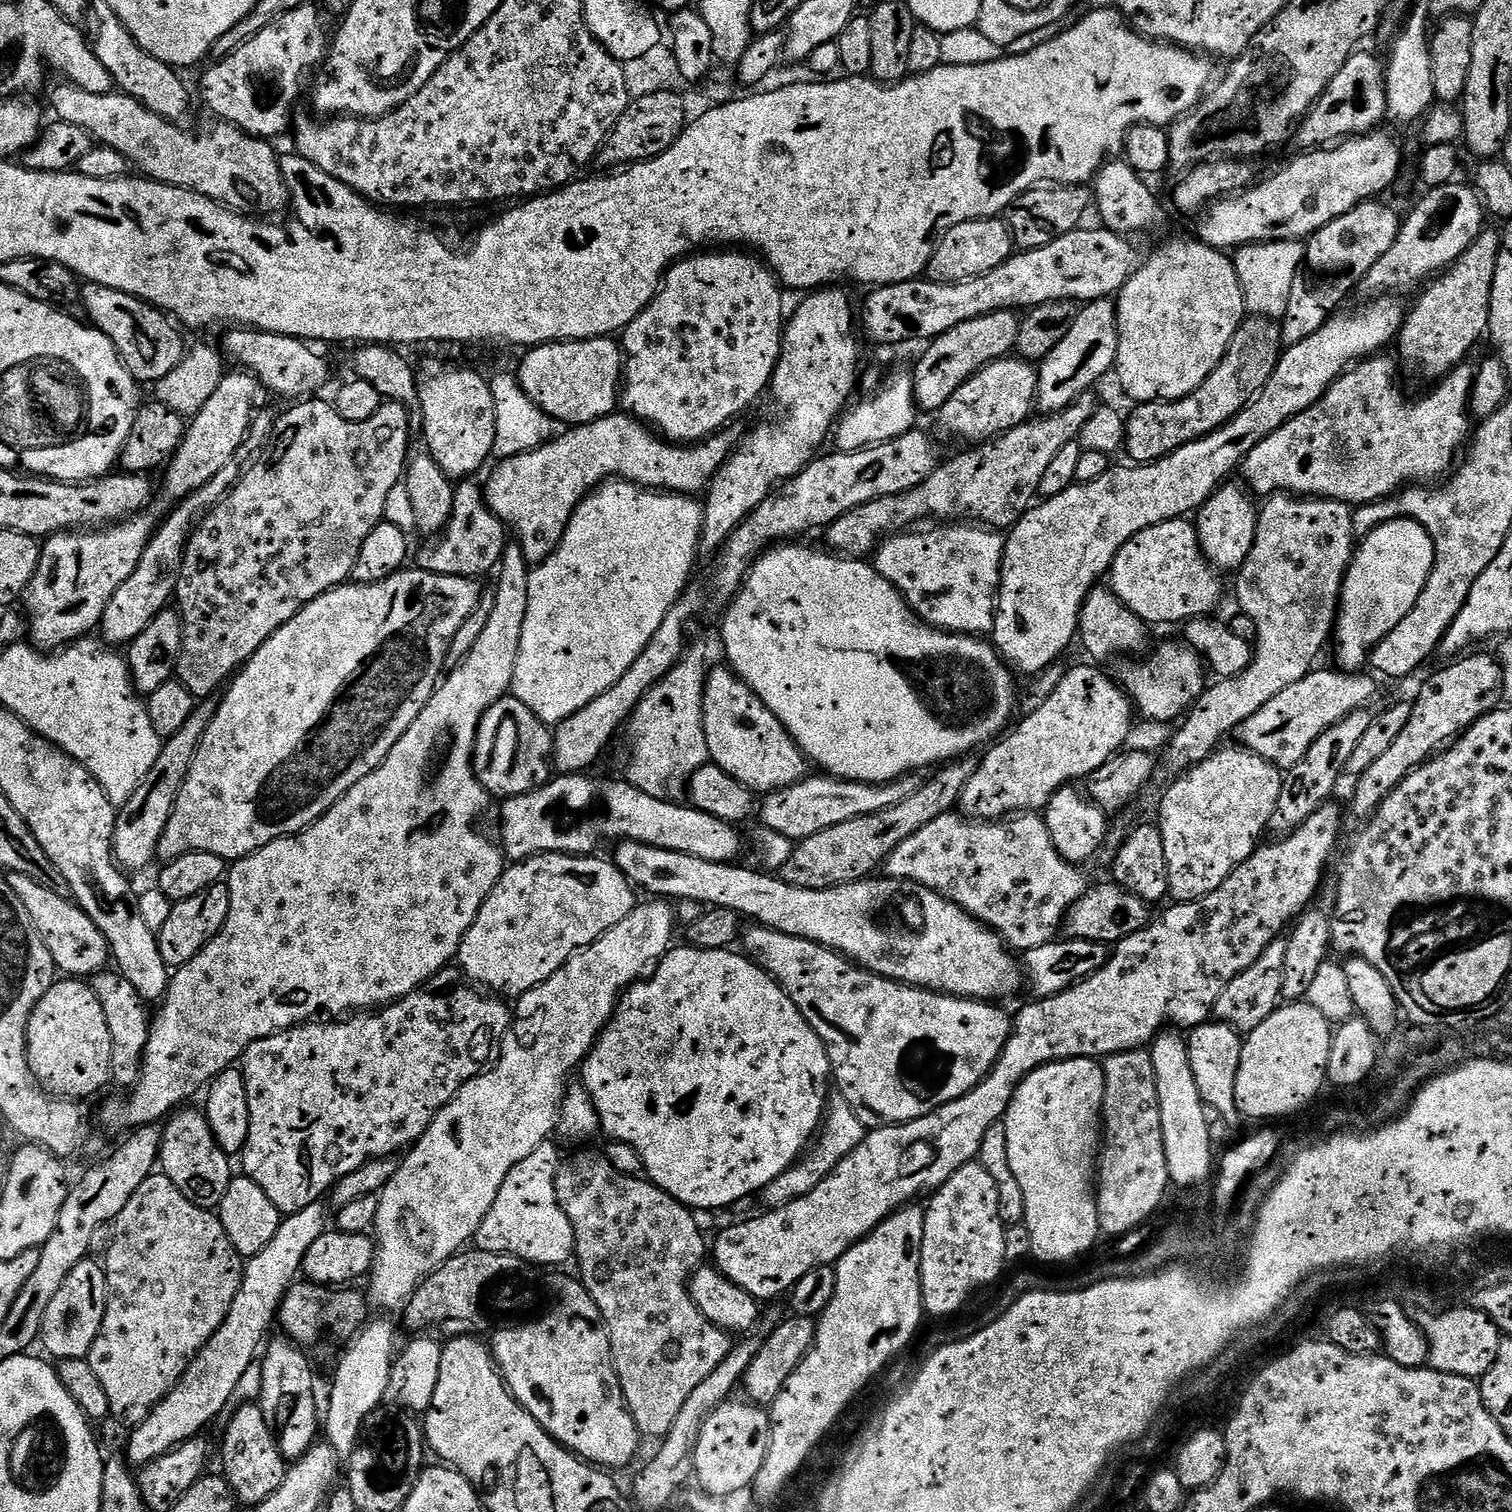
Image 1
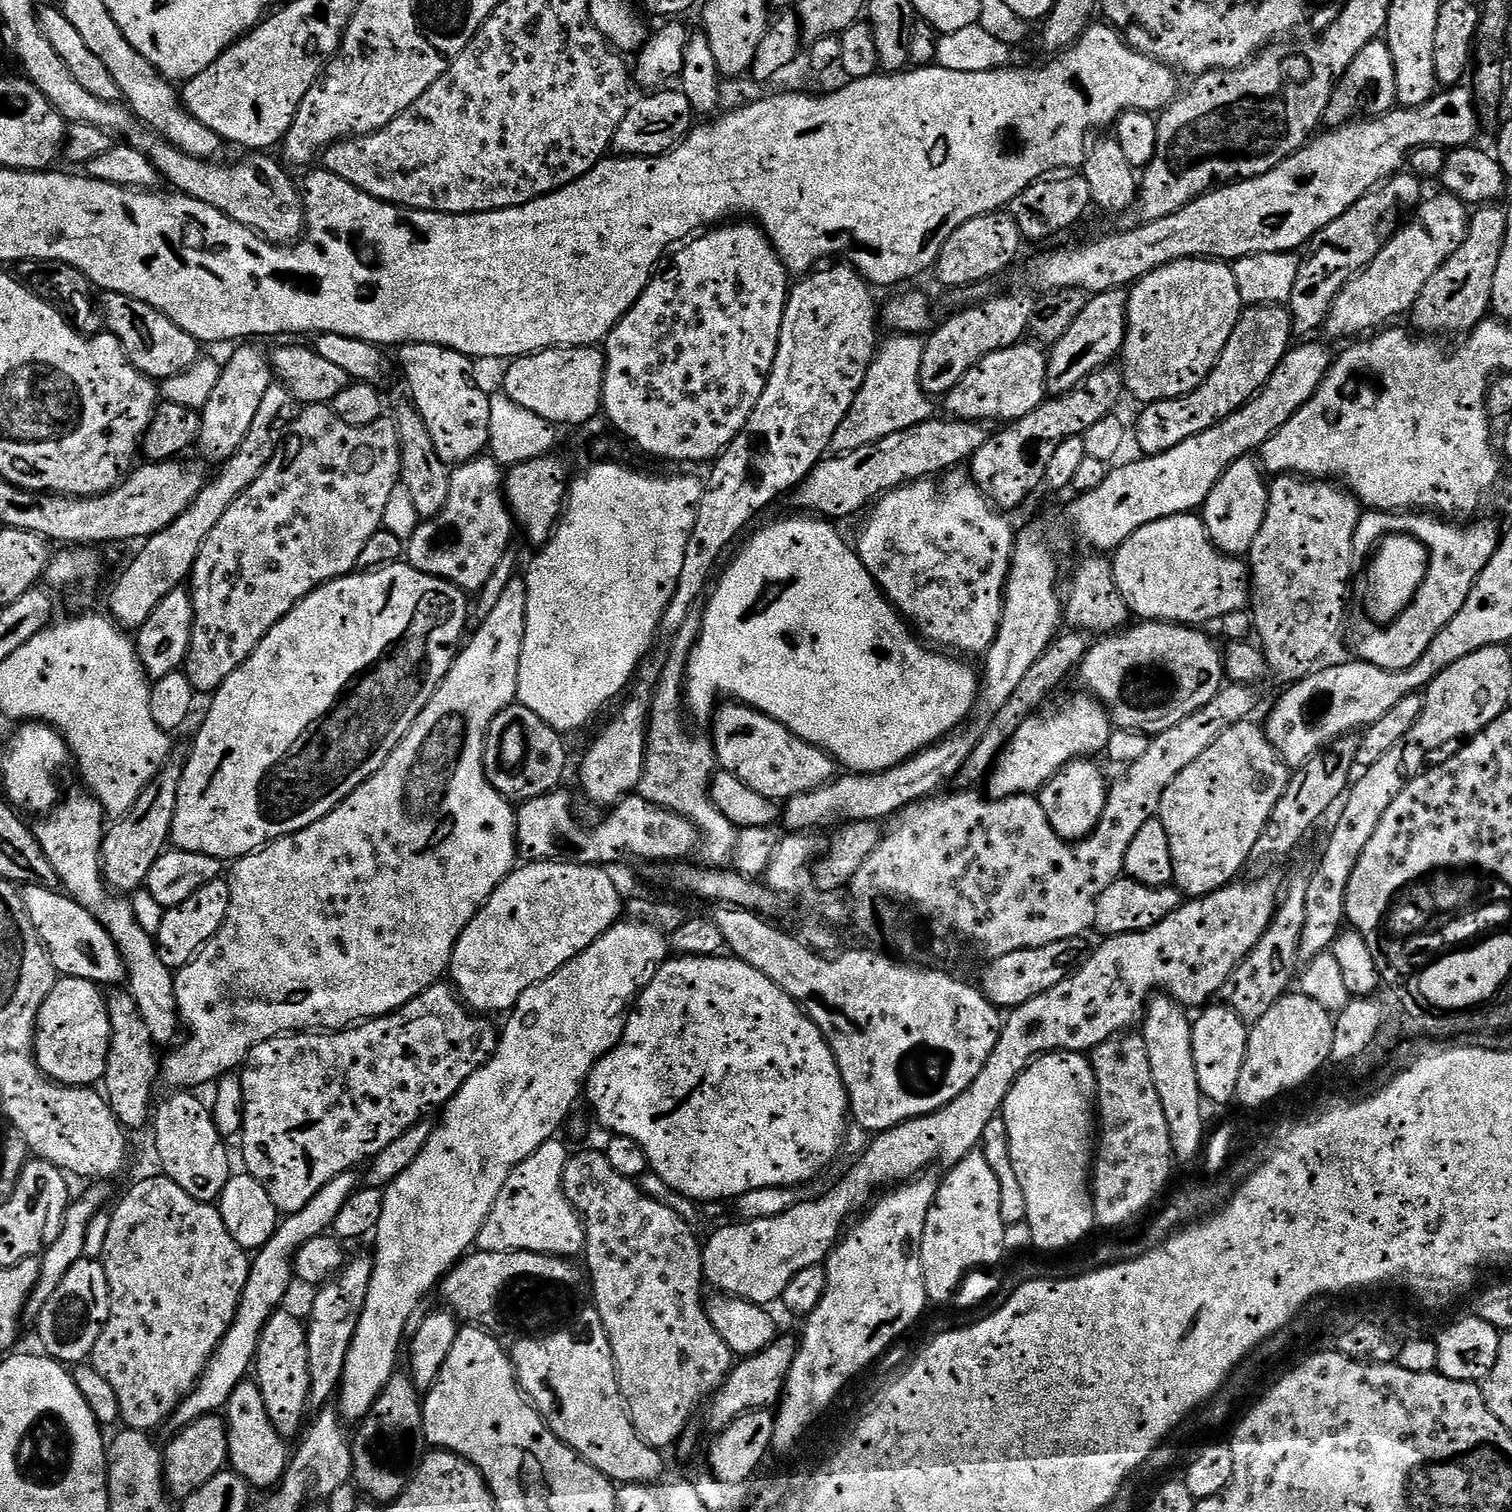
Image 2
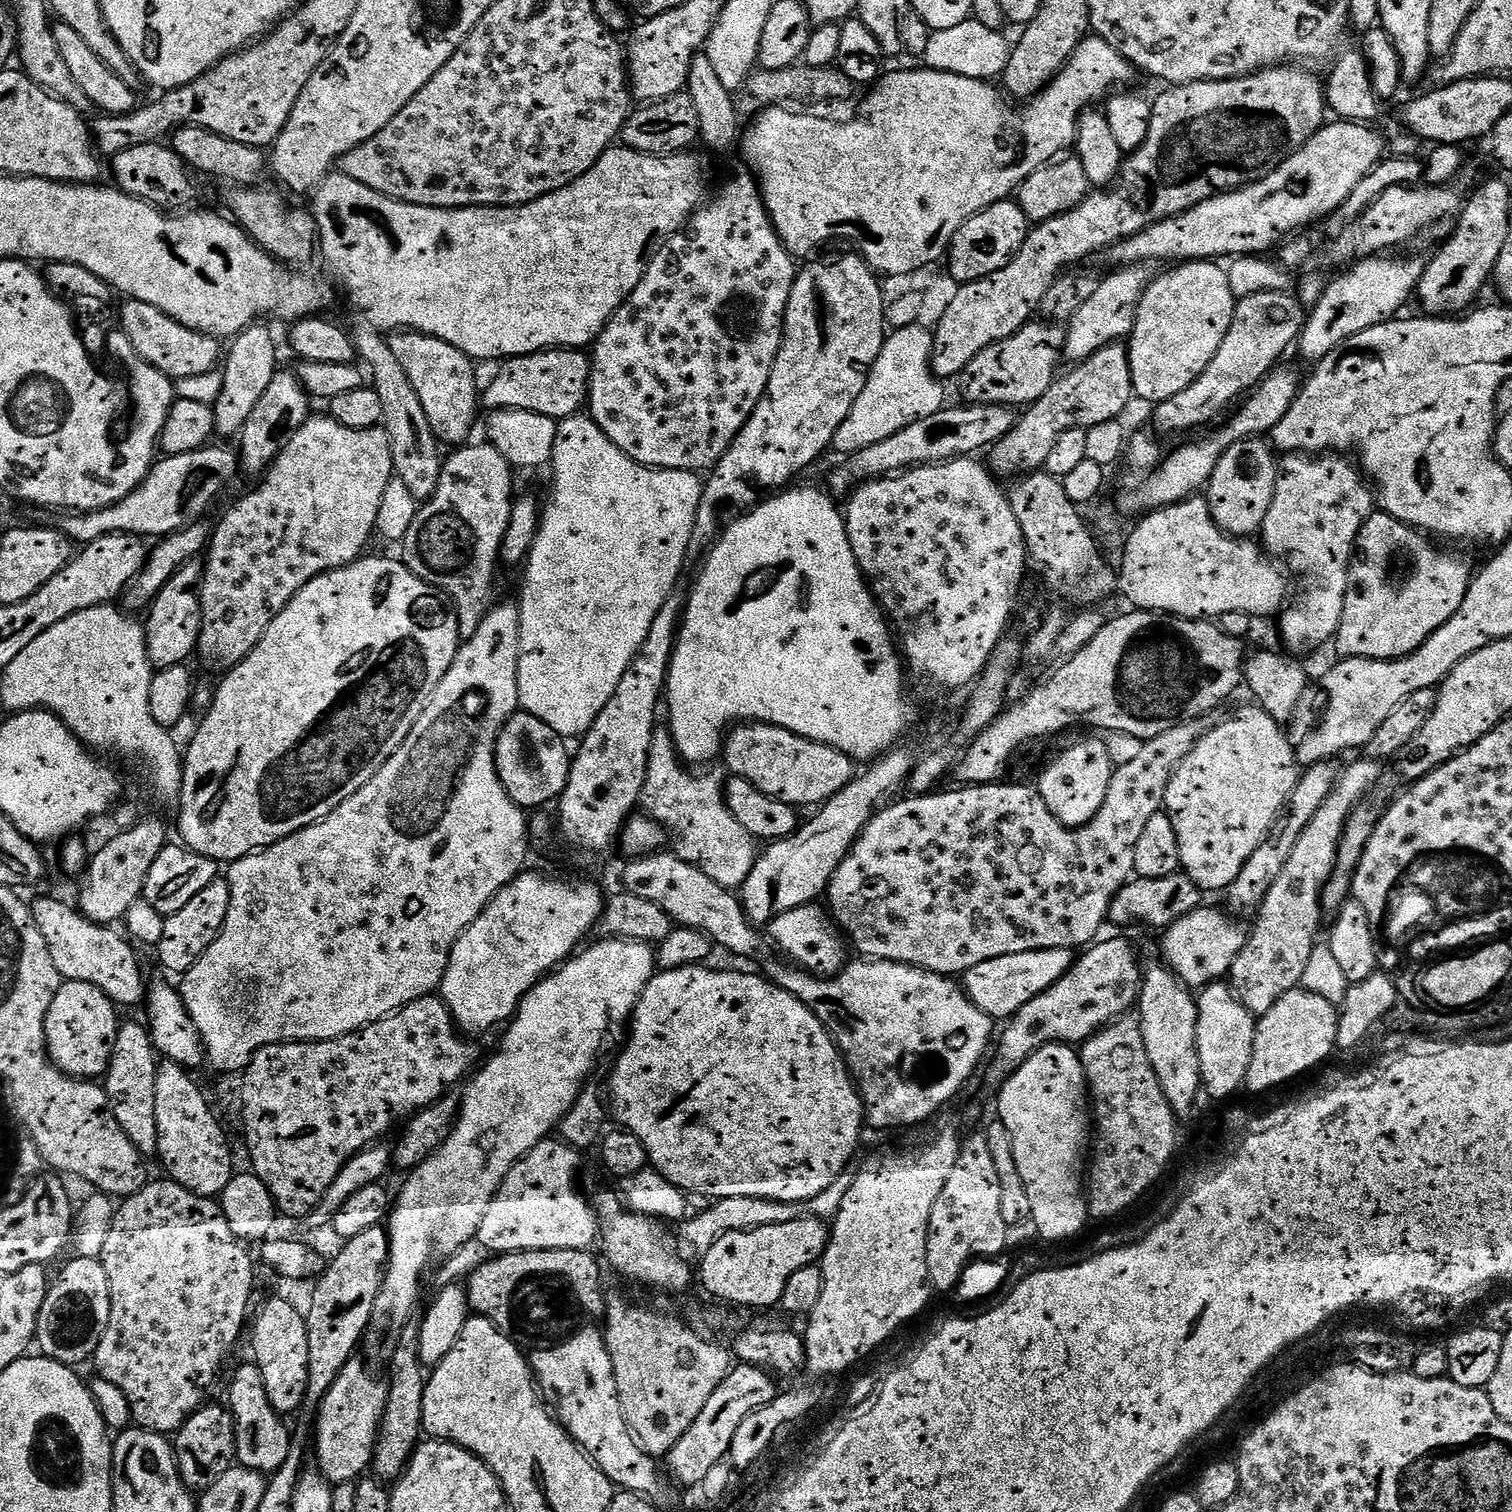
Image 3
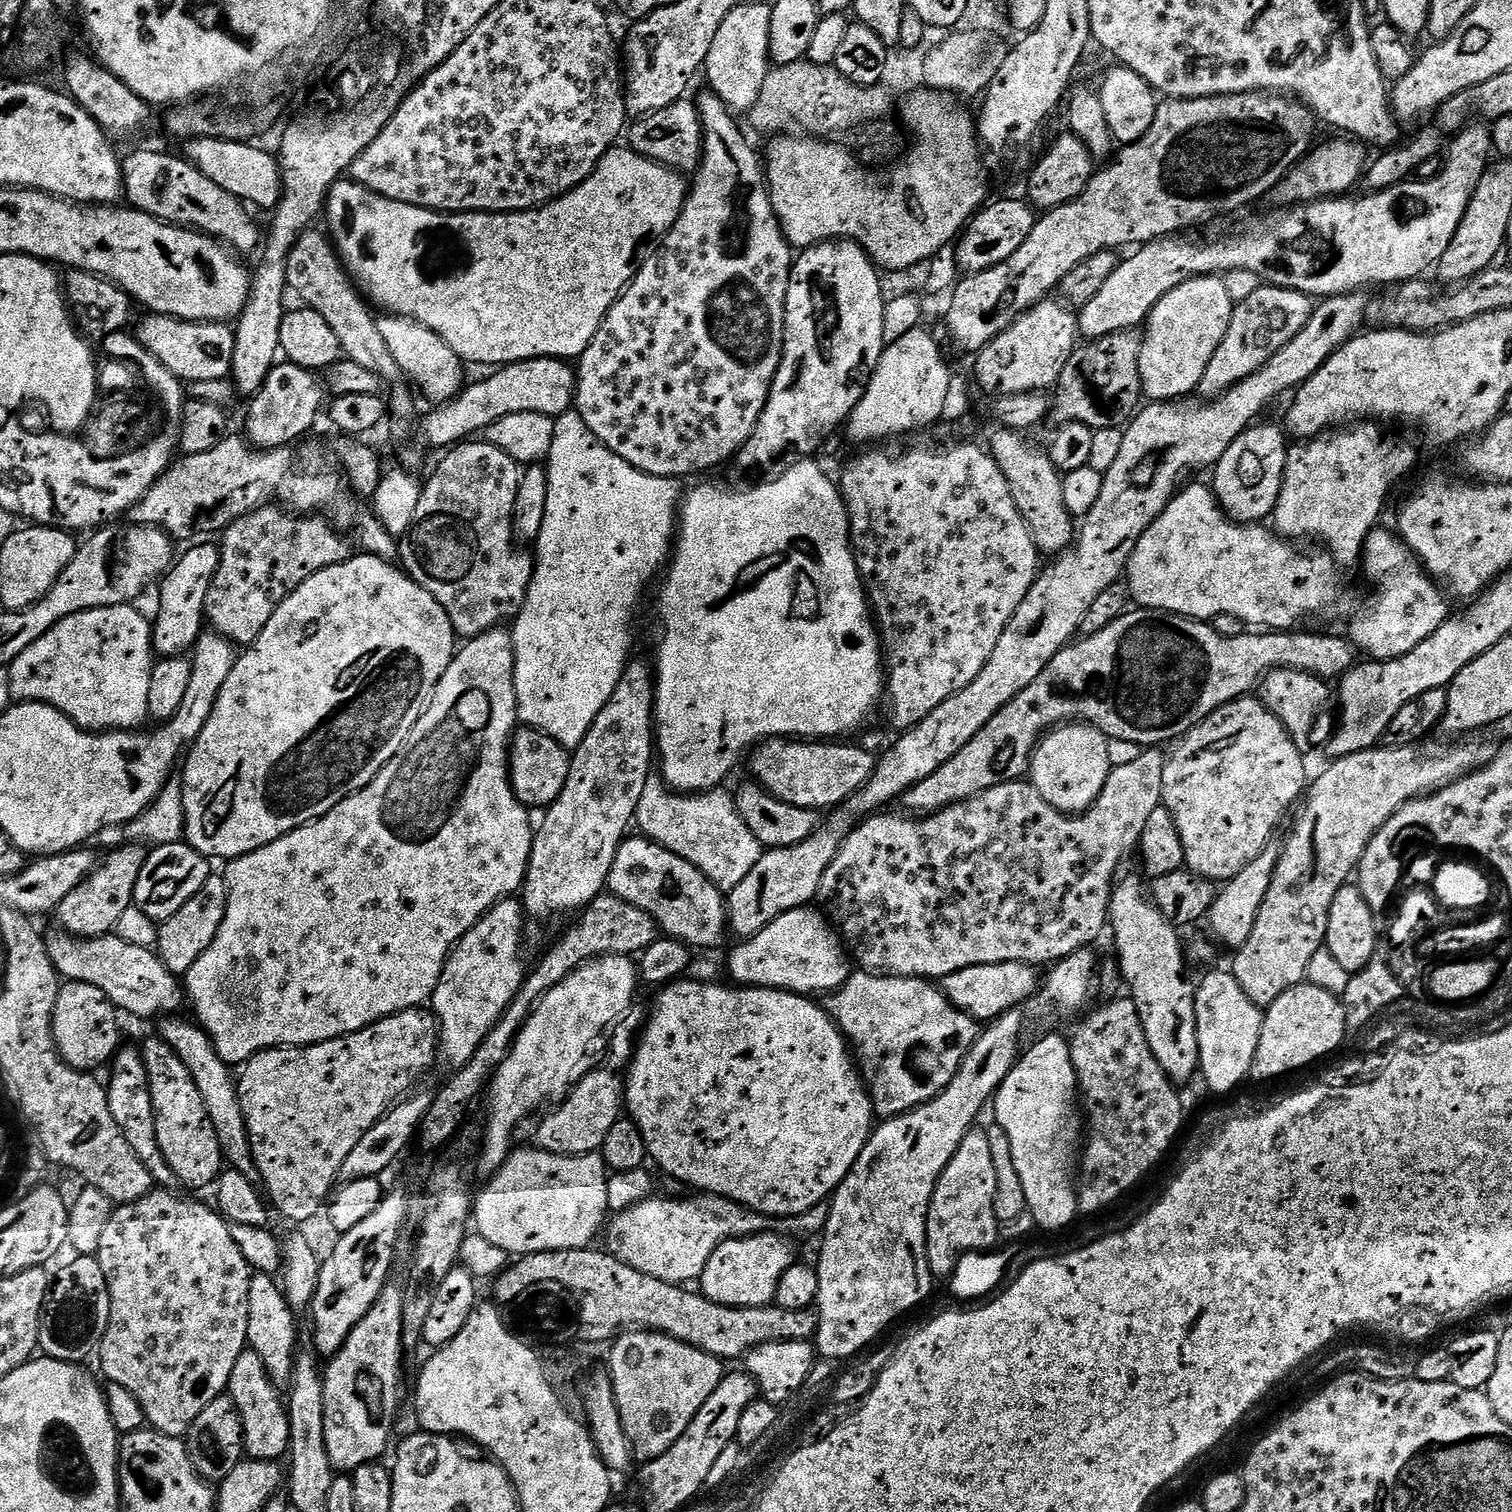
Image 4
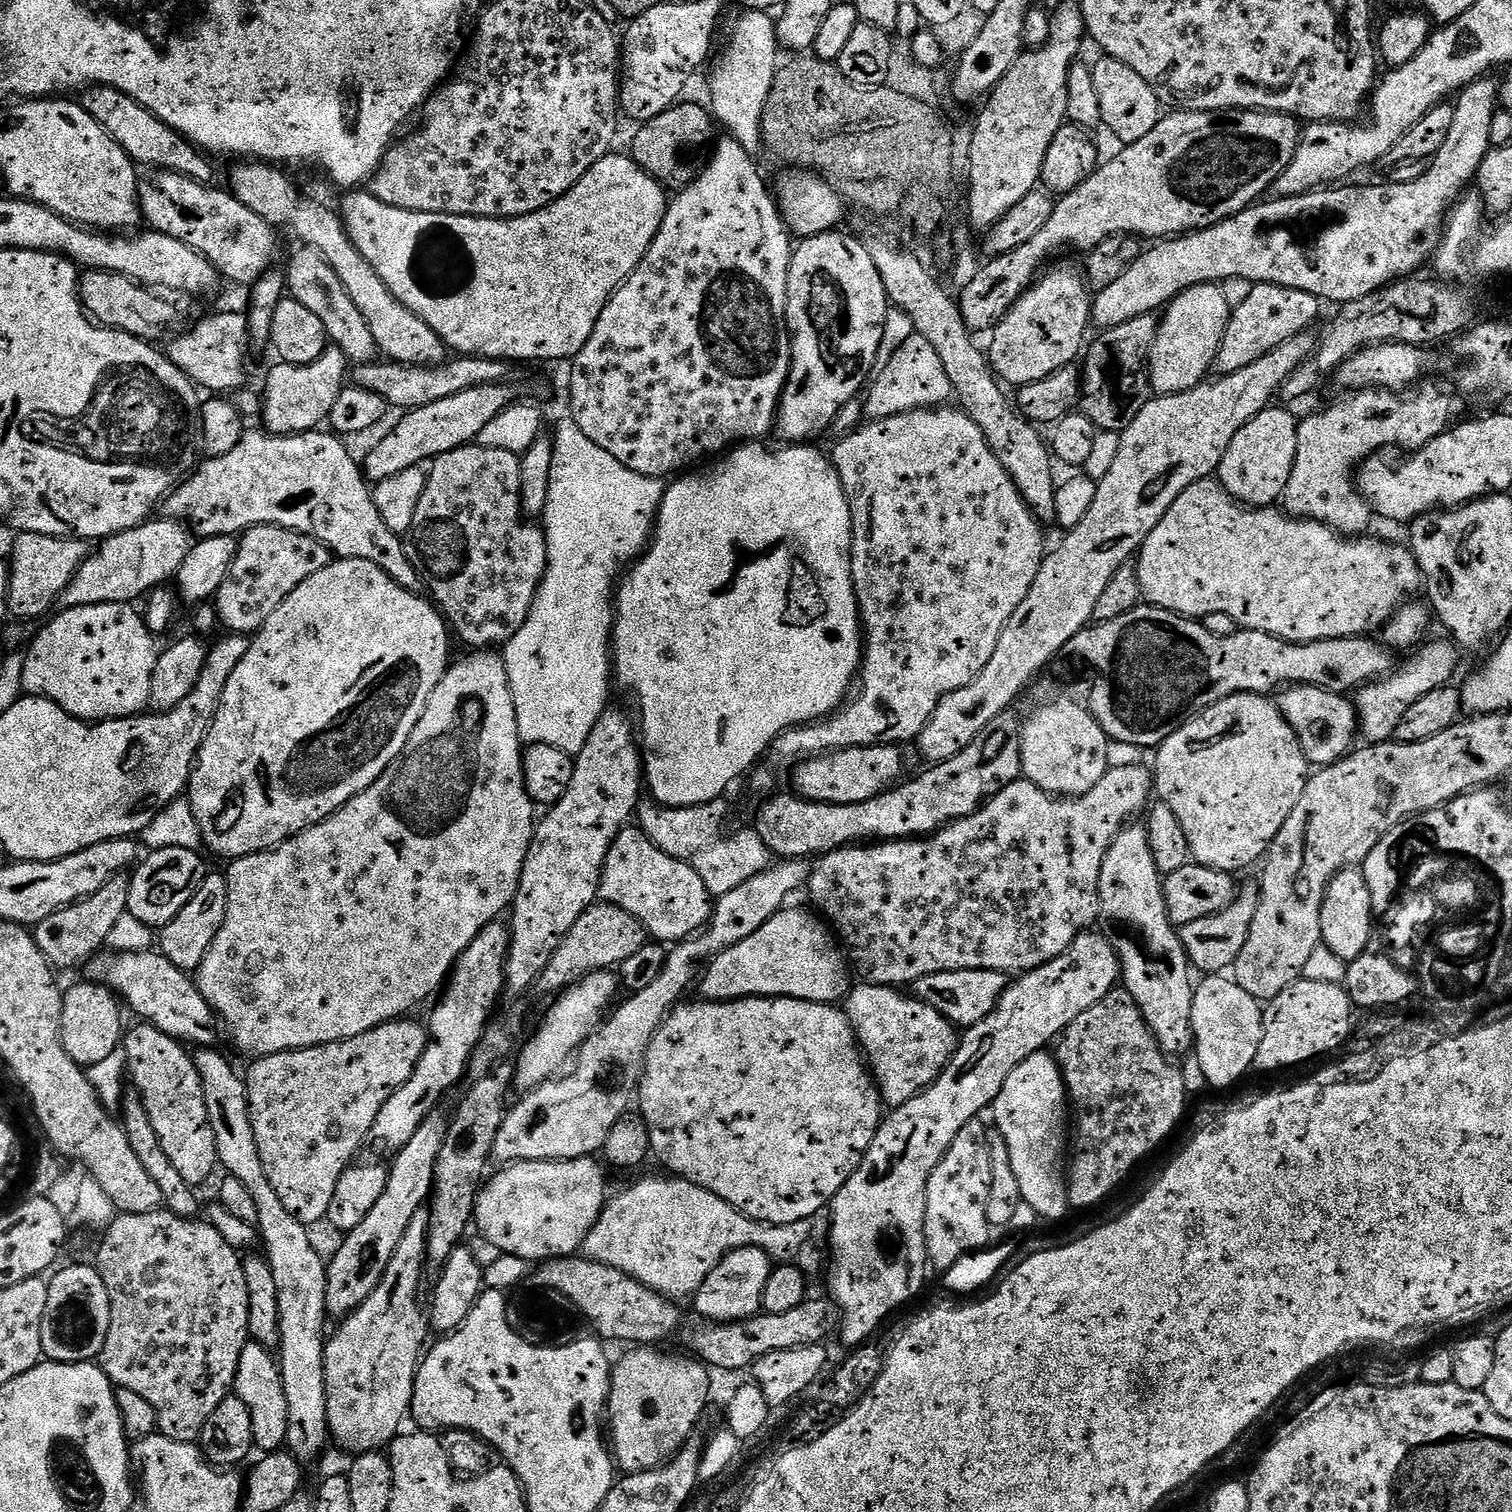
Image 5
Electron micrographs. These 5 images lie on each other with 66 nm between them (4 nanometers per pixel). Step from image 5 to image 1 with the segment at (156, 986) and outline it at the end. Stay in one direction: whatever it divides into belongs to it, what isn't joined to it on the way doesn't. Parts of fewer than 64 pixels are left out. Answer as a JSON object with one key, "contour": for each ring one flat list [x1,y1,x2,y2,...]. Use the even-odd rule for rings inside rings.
{"contour":[[9,872,6,879,61,973,72,978,91,978,109,967,110,949,106,938,79,904,68,896,59,896,55,888,47,888,34,882,34,878,26,878,26,874]]}

